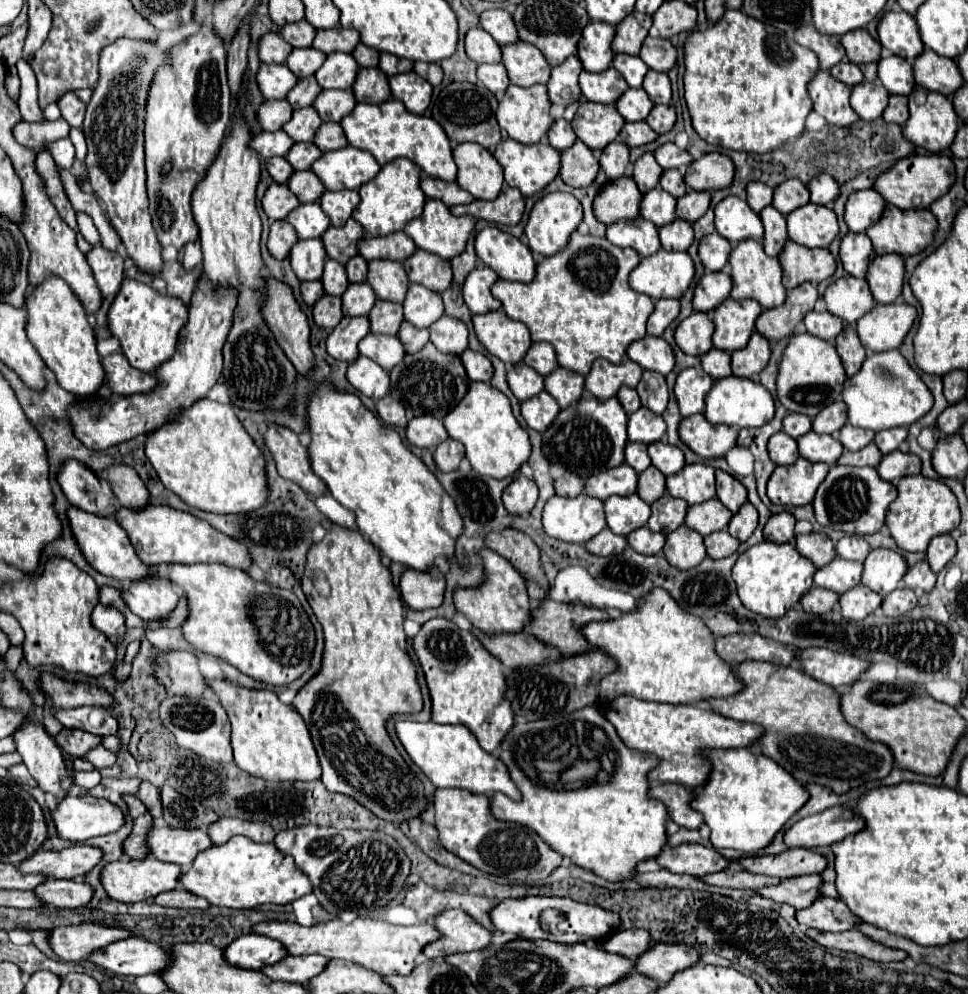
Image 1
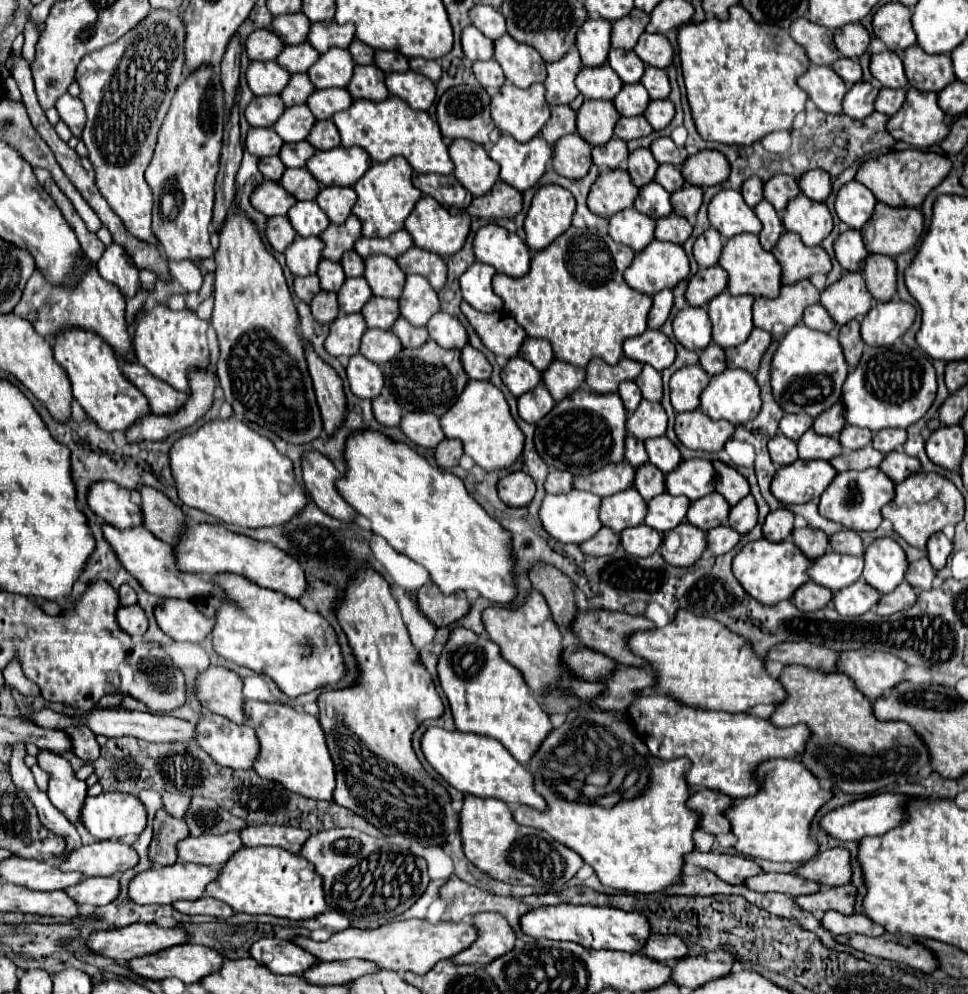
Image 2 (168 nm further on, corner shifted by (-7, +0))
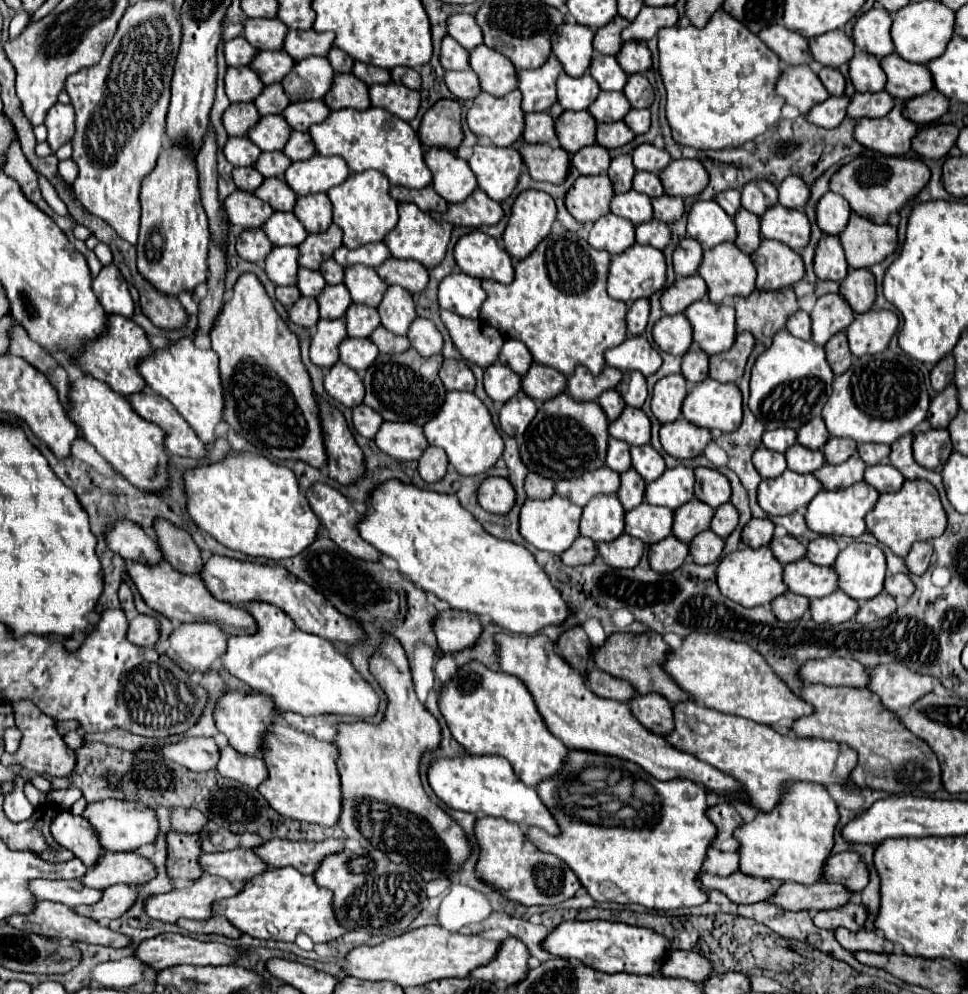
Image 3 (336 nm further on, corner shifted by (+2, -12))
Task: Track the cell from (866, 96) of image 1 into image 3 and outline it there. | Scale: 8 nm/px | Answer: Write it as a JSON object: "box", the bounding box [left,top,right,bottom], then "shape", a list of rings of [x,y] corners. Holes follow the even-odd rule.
{"box":[803,97,849,129],"shape":[[[829,97],[823,103],[817,103],[815,107],[811,107],[811,111],[803,117],[817,127],[831,129],[831,127],[837,127],[847,115],[845,111],[847,103],[849,103],[849,97]]]}

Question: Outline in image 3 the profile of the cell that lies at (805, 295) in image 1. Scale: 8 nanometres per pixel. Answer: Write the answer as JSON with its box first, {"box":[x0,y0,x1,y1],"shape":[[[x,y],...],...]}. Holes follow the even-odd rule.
{"box":[733,287,799,347],"shape":[[[791,287],[779,291],[755,289],[749,297],[735,297],[733,307],[737,317],[737,331],[753,333],[753,337],[765,347],[771,345],[771,339],[777,331],[785,329],[789,315],[799,309]]]}

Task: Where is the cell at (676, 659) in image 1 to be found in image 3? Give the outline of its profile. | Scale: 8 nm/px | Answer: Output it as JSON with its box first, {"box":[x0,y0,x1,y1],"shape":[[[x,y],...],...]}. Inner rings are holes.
{"box":[663,633,813,729],"shape":[[[695,633],[683,641],[681,649],[671,651],[663,667],[677,681],[677,685],[691,695],[695,703],[719,713],[745,717],[773,729],[791,728],[797,719],[811,715],[813,711],[813,705],[797,697],[787,687],[787,683],[775,675],[763,655],[747,643]]]}

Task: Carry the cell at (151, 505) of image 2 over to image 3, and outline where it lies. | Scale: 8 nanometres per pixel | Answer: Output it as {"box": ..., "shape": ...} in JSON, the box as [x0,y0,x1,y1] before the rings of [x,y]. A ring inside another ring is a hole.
{"box":[155,519,205,575],"shape":[[[159,519],[159,523],[155,523],[155,533],[159,535],[159,547],[165,561],[169,561],[177,571],[185,575],[199,575],[203,571],[205,561],[201,557],[201,549],[191,535],[187,535],[187,531],[171,527]]]}

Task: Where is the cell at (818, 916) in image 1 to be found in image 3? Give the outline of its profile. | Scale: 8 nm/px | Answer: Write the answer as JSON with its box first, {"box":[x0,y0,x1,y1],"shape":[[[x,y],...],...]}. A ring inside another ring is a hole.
{"box":[835,927,895,953],"shape":[[[843,927],[835,929],[835,937],[839,939],[839,943],[849,949],[849,951],[873,951],[873,953],[895,953],[895,943],[877,937],[873,931],[857,931],[851,933]]]}

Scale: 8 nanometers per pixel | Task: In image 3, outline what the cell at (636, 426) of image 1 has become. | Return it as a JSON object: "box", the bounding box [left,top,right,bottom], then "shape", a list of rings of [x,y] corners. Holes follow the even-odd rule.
{"box":[609,407,651,445],"shape":[[[625,407],[623,413],[609,423],[609,435],[629,445],[645,445],[651,437],[649,417],[635,407]]]}

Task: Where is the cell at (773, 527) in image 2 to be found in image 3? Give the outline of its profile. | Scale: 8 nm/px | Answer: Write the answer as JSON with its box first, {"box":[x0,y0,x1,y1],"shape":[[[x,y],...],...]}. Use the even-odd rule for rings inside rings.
{"box":[741,517,773,547],"shape":[[[751,517],[751,521],[743,527],[741,533],[741,541],[749,547],[761,547],[761,545],[769,545],[771,537],[773,537],[773,521],[771,519],[755,519]]]}

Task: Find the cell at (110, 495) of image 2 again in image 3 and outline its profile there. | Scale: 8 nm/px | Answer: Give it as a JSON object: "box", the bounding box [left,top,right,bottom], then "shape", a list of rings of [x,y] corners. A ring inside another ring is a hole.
{"box":[107,521,163,565],"shape":[[[117,521],[107,533],[109,549],[121,555],[125,561],[157,565],[163,559],[161,547],[143,529],[131,521]]]}

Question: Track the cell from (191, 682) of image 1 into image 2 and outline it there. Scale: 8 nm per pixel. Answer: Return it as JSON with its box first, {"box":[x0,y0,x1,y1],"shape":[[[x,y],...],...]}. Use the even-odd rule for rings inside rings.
{"box":[194,665,244,723],"shape":[[[214,665],[206,667],[202,673],[198,673],[194,693],[204,709],[220,713],[234,723],[244,723],[242,683],[230,669]]]}

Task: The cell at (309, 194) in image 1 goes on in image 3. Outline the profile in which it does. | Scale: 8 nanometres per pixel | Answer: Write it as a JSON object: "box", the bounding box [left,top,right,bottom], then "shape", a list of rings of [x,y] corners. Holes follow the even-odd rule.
{"box":[255,177,297,211],"shape":[[[277,177],[265,179],[259,185],[259,189],[255,191],[255,195],[259,195],[261,201],[269,203],[275,211],[291,211],[295,207],[295,199],[297,199],[297,195],[285,185],[285,181],[277,179]]]}

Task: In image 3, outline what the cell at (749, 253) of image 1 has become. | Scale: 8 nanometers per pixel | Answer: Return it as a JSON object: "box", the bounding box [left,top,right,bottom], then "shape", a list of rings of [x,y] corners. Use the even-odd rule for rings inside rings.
{"box":[697,243,755,303],"shape":[[[733,243],[705,249],[697,273],[707,283],[711,303],[723,303],[735,295],[747,297],[755,289],[755,267]]]}

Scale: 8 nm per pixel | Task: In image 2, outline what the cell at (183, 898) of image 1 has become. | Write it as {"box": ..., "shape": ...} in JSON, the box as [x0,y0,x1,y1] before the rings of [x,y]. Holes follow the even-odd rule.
{"box":[172,897,234,919],"shape":[[[200,897],[196,901],[178,901],[172,903],[172,907],[180,913],[188,913],[188,915],[214,915],[218,919],[226,919],[230,915],[234,915],[232,907],[228,907],[222,901],[216,901],[212,897]]]}

